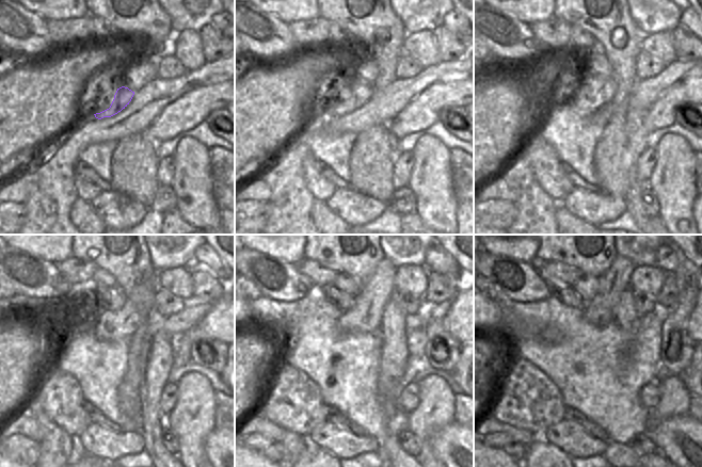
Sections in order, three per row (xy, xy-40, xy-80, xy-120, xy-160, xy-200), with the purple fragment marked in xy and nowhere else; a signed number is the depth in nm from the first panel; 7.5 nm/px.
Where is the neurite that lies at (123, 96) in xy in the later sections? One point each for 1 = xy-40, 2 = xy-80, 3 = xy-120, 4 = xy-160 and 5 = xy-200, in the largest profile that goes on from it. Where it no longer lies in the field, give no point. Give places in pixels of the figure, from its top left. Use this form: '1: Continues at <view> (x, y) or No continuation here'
1: Continues at xy-40 (360, 93)
2: Continues at xy-80 (592, 93)
3: Continues at xy-120 (118, 325)
4: Continues at xy-160 (365, 316)
5: Continues at xy-200 (599, 311)

